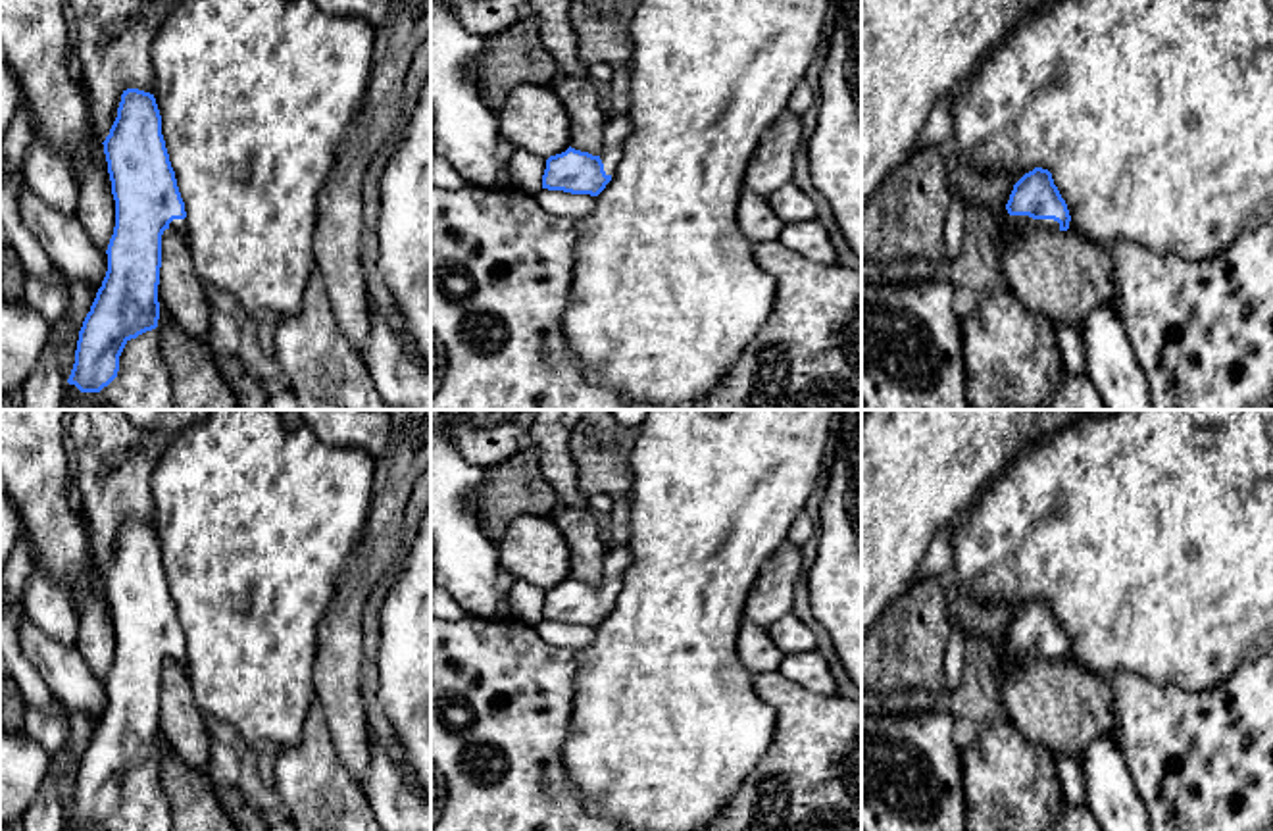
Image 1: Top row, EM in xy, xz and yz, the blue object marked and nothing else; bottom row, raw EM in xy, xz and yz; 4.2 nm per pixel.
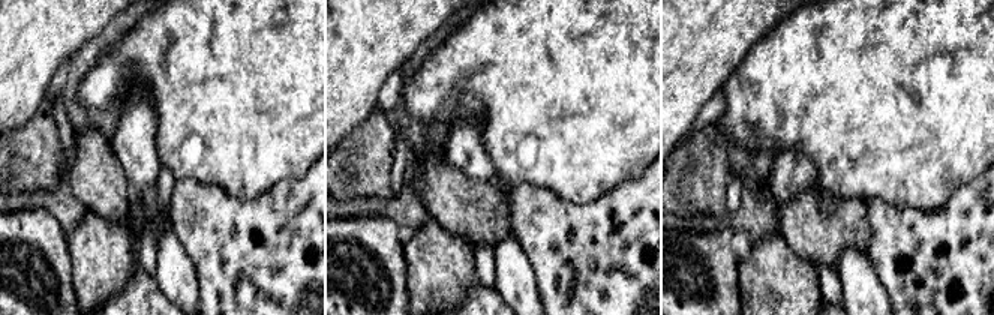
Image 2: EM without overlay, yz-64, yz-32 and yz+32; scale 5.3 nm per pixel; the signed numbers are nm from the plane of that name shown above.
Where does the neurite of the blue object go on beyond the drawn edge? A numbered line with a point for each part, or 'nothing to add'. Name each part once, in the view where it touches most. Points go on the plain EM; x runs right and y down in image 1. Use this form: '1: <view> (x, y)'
1: yz (1020, 654)

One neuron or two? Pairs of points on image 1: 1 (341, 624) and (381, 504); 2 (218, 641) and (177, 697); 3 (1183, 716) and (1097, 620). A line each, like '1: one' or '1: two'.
1: one
2: two
3: two

